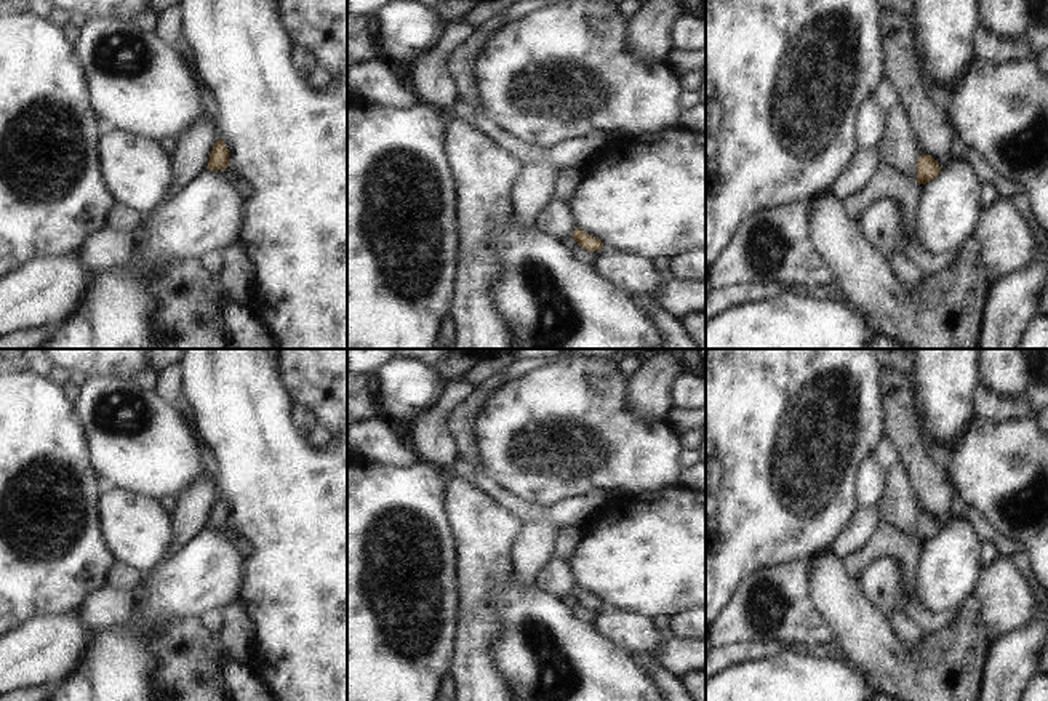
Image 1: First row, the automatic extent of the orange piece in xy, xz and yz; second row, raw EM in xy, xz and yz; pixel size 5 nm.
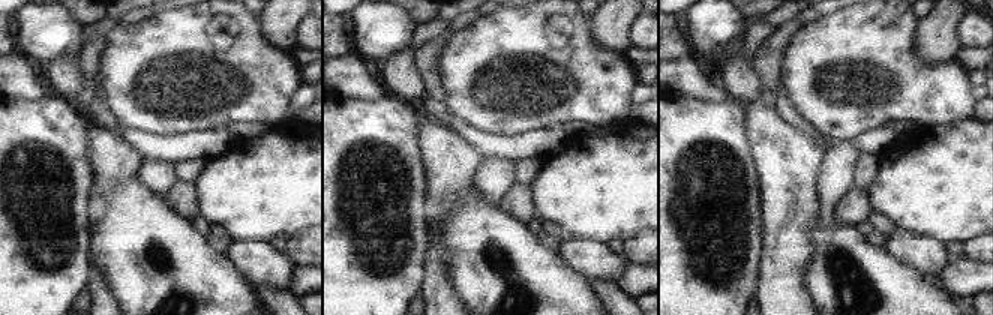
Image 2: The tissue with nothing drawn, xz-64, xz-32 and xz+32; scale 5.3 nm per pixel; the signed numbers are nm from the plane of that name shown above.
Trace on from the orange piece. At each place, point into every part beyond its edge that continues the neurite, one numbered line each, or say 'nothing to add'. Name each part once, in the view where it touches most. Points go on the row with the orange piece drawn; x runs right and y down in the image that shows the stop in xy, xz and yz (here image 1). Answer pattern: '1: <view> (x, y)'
nothing to add

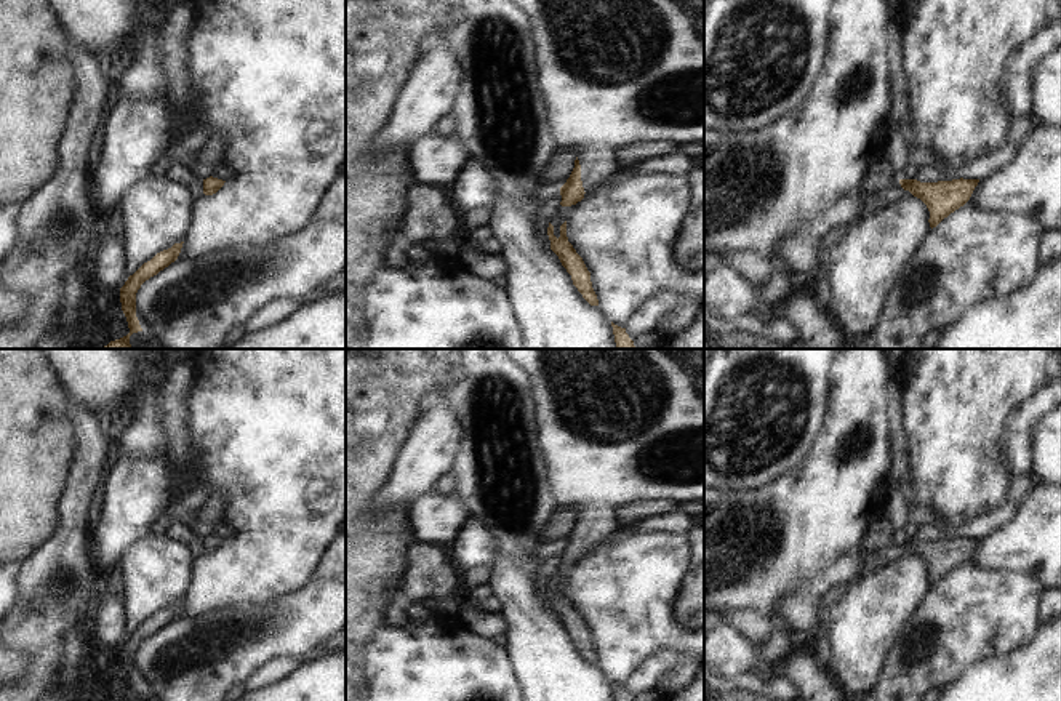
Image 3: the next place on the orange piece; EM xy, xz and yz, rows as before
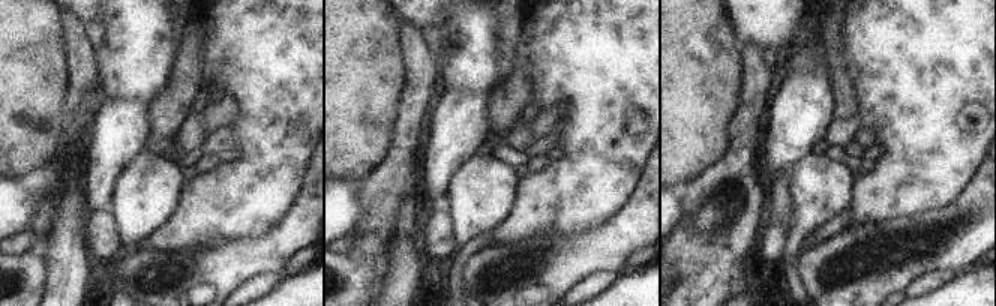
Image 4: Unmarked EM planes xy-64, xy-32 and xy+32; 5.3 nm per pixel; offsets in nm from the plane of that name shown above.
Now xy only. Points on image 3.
nothing to add

